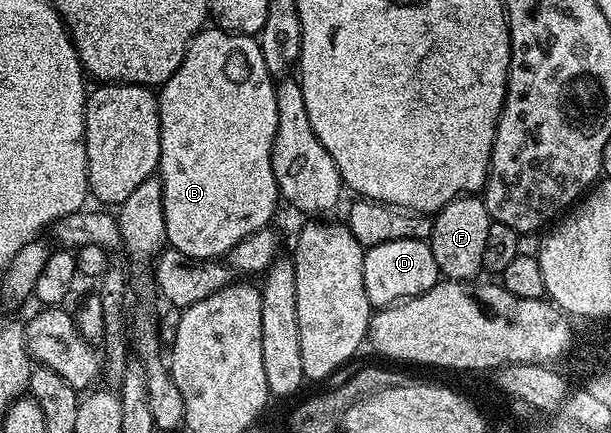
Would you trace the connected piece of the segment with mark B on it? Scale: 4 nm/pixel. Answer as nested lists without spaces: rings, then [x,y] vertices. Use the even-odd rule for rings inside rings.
[[[203,28],[188,44],[180,68],[176,68],[174,75],[157,91],[158,115],[160,116],[160,160],[157,173],[162,180],[166,242],[173,249],[184,252],[184,256],[203,260],[221,259],[229,254],[236,244],[240,244],[240,240],[252,236],[252,232],[267,229],[271,225],[270,217],[273,216],[274,209],[280,206],[276,176],[272,172],[272,144],[276,140],[275,85],[275,79],[271,78],[268,72],[268,64],[264,64],[264,56],[258,47],[257,37],[249,34],[231,34],[228,30],[217,28]]]

